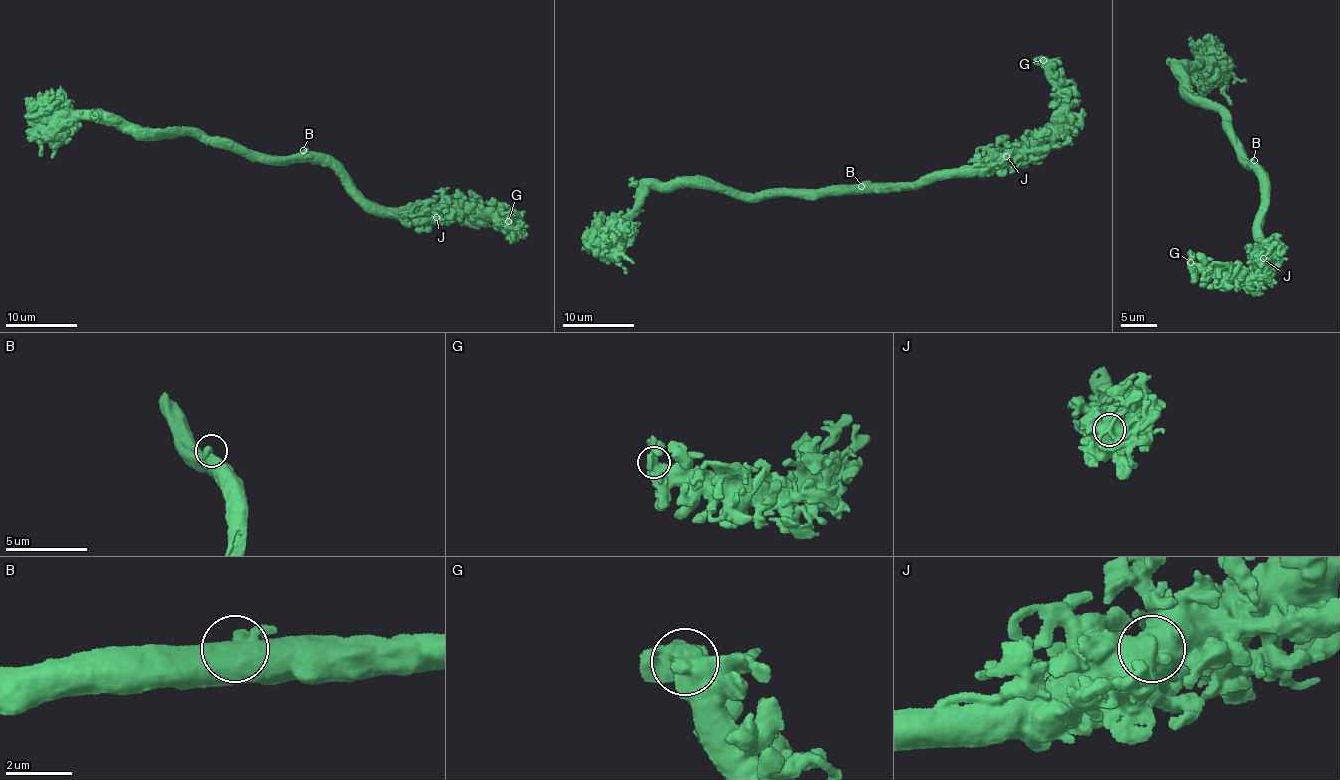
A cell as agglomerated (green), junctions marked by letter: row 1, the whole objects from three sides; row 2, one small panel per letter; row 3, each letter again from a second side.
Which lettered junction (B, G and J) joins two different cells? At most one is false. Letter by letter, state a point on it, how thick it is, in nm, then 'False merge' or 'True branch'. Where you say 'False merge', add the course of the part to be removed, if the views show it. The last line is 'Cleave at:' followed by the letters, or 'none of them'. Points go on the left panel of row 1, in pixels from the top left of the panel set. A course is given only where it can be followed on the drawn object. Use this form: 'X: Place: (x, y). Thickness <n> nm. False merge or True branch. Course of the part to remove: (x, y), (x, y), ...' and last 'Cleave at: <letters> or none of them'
B: Place: (303, 150). Thickness 700 nm. True branch
G: Place: (508, 221). Thickness 600 nm. True branch
J: Place: (436, 217). Thickness 800 nm. True branch
Cleave at: none of them

